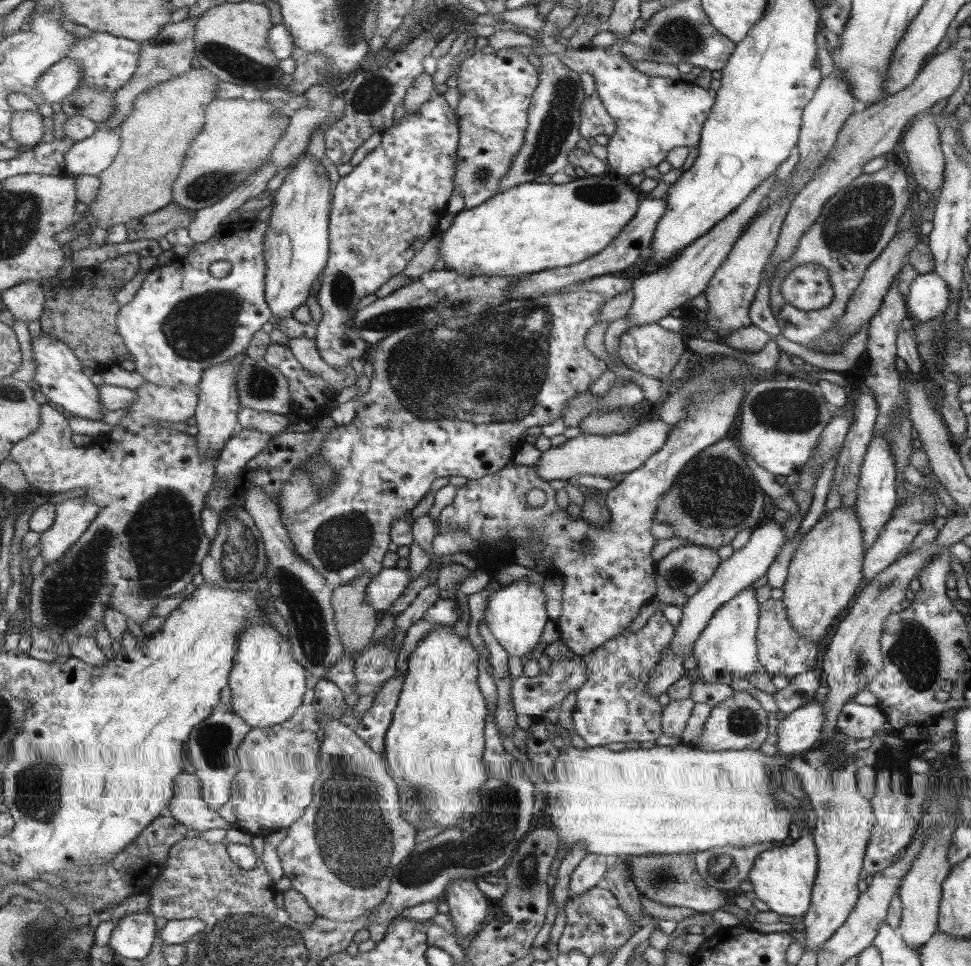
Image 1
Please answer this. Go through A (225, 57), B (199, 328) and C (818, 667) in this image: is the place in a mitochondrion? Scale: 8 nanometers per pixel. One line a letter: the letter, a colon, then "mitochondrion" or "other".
A: mitochondrion
B: mitochondrion
C: other

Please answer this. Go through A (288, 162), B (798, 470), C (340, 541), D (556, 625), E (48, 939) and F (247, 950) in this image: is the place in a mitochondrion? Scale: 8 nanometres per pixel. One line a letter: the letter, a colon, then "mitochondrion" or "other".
A: other
B: other
C: mitochondrion
D: other
E: mitochondrion
F: mitochondrion

